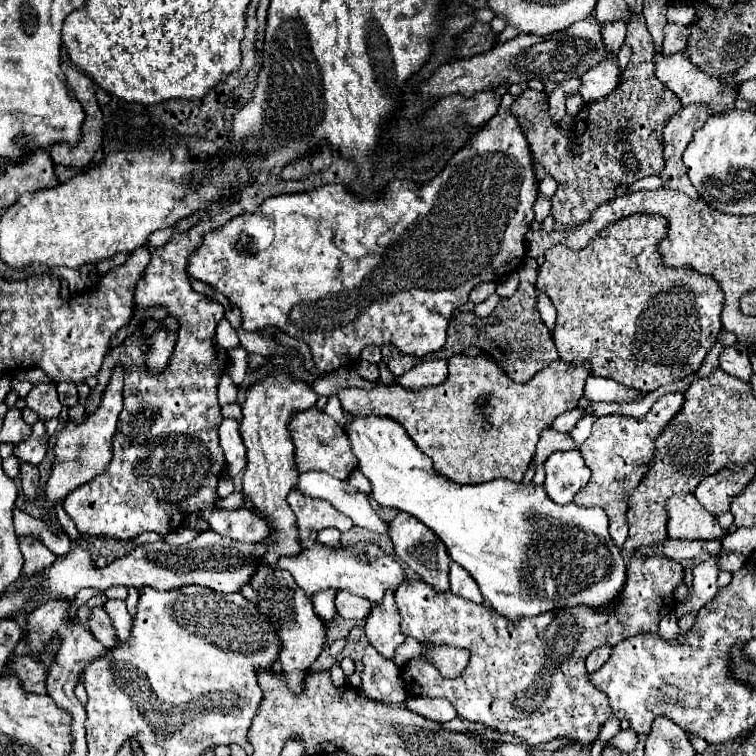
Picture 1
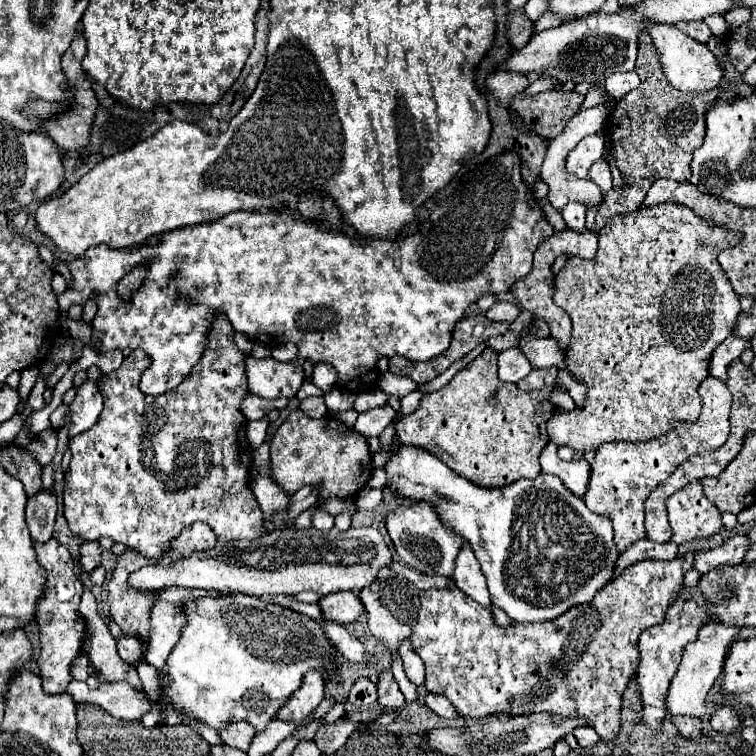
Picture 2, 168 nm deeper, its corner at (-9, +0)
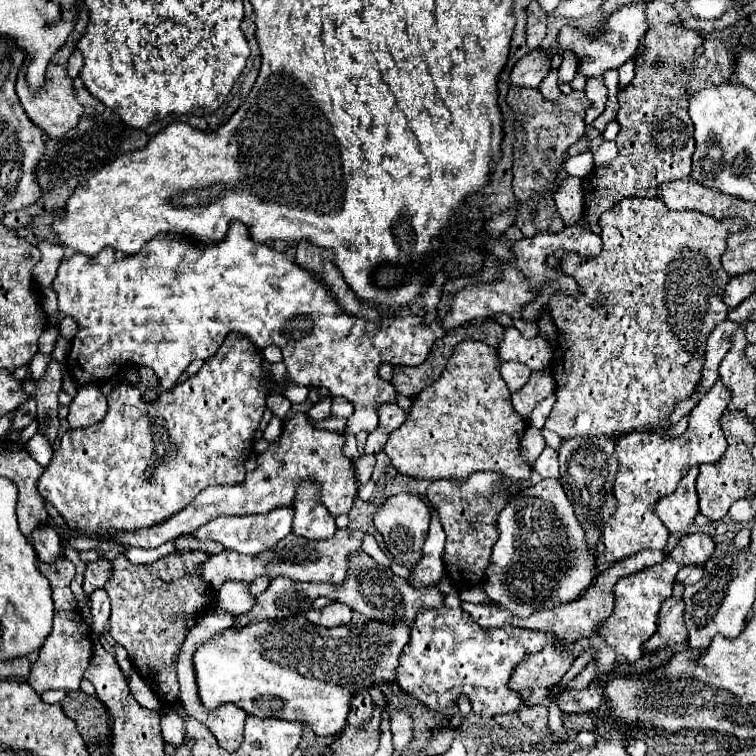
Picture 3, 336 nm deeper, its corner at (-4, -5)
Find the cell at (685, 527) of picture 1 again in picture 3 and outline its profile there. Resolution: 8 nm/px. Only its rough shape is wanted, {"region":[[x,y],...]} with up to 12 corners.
{"region":[[690,469],[656,515],[672,535],[682,533],[698,511],[696,477]]}

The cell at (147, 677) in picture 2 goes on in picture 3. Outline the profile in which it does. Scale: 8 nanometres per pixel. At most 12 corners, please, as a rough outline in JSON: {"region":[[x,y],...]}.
{"region":[[180,715],[162,717],[164,741],[182,745],[186,723]]}

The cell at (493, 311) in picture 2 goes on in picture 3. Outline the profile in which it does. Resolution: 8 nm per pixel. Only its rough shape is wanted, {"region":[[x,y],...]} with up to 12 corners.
{"region":[[506,327],[498,347],[502,361],[532,371],[550,365],[554,343],[546,335],[524,339]]}

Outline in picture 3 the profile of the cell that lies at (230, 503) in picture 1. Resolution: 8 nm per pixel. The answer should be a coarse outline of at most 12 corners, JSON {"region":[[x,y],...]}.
{"region":[[273,416],[263,439],[274,443],[282,433],[282,420]]}

